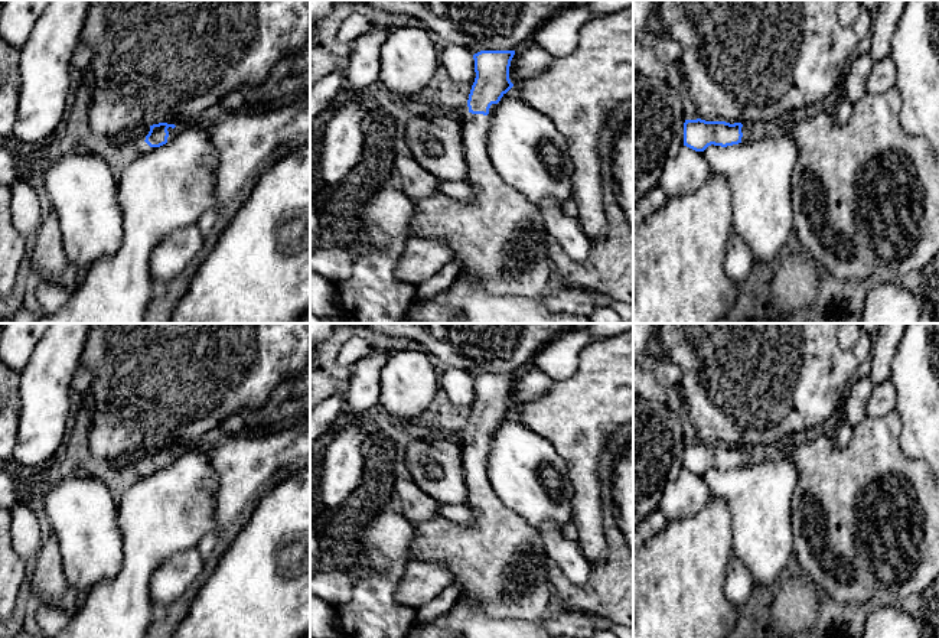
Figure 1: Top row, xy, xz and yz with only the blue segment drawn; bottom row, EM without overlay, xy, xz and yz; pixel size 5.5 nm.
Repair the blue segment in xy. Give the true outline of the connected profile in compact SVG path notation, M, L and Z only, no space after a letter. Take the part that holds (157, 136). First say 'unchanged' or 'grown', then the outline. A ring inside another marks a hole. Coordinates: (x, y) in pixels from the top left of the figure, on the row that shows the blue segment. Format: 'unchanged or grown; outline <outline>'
grown; outline M159 123L146 127L138 133L138 139L143 141L140 153L147 152L150 147L160 147L170 141L176 133L175 124Z

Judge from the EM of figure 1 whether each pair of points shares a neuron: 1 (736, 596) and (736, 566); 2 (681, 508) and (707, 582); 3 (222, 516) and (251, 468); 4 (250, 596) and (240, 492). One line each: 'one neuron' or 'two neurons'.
1: one neuron
2: two neurons
3: one neuron
4: two neurons

